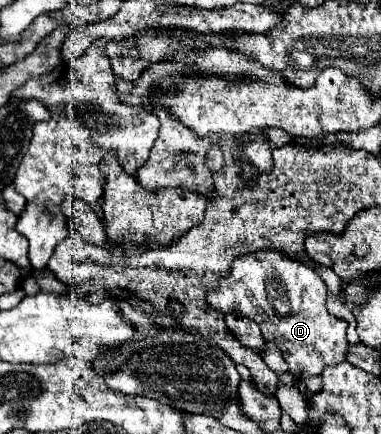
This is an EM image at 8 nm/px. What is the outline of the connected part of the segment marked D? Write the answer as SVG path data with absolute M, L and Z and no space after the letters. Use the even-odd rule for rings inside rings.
M261 249L237 257L231 269L219 279L219 287L207 289L205 295L215 311L239 311L257 321L265 341L271 341L281 349L283 359L297 381L317 377L327 365L339 365L345 361L349 347L345 337L347 323L327 311L325 281L311 267L287 253Z

